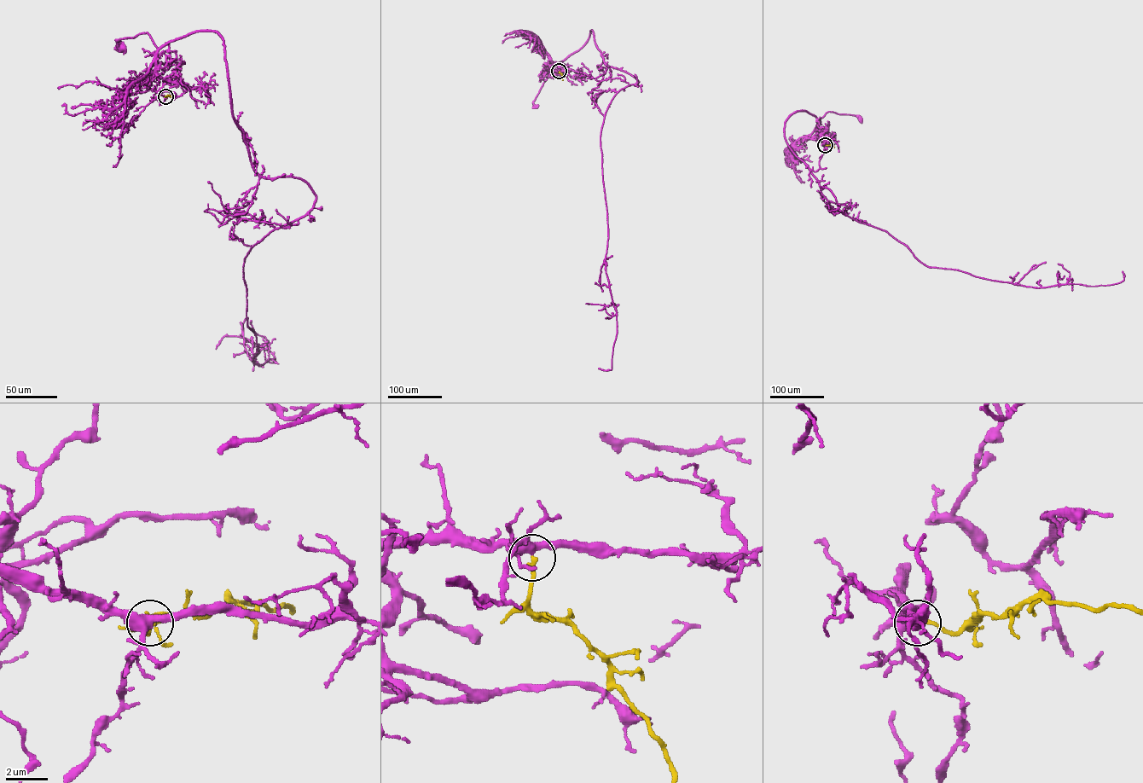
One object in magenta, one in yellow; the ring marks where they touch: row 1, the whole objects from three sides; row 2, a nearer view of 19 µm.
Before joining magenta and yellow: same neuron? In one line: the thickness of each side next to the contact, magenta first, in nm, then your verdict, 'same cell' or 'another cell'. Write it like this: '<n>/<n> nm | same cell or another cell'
400/240 nm | same cell

